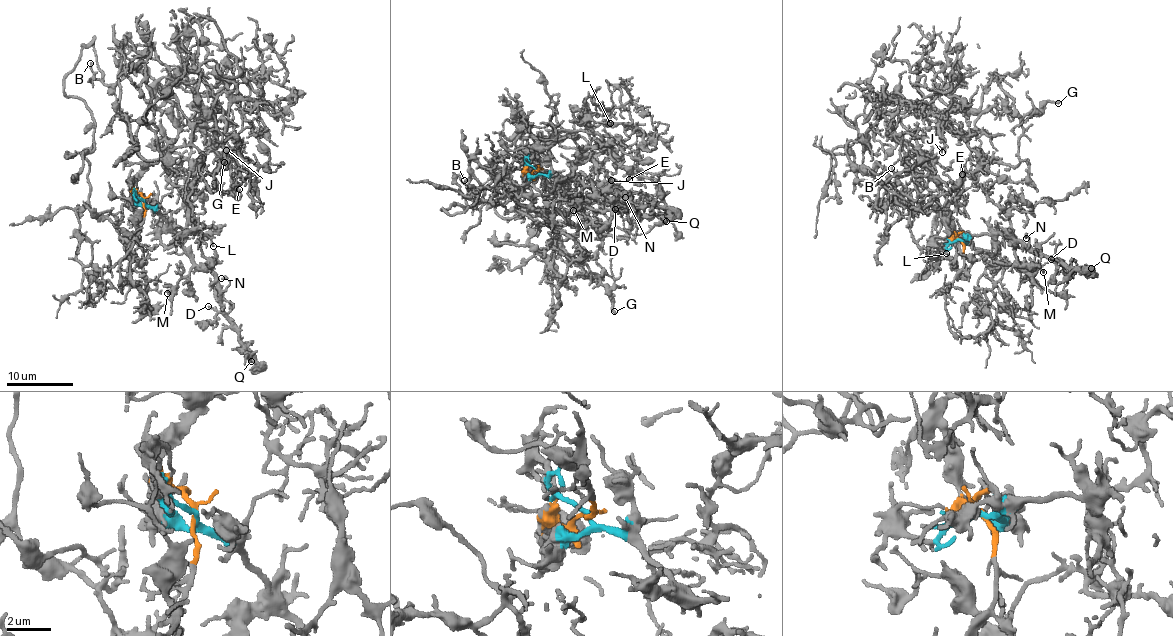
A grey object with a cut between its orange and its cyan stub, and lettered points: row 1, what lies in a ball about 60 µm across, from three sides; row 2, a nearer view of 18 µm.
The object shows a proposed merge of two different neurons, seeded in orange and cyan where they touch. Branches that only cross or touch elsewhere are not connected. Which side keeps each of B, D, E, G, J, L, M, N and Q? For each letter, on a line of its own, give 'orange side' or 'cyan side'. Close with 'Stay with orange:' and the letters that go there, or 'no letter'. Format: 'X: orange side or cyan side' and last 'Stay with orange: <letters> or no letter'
B: orange side
D: cyan side
E: orange side
G: orange side
J: orange side
L: orange side
M: cyan side
N: cyan side
Q: cyan side
Stay with orange: B, E, G, J, L

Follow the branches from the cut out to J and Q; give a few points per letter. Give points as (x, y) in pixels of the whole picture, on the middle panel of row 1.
J: (536, 169), (518, 191), (502, 178), (494, 196), (502, 217), (601, 203), (611, 180)
Q: (536, 169), (563, 192), (583, 196), (610, 191), (625, 196), (626, 201), (663, 209), (666, 221)

